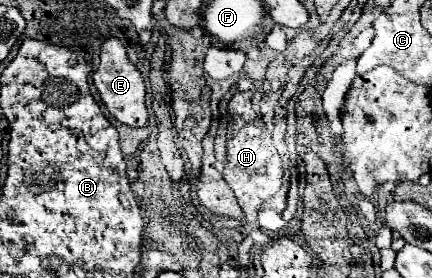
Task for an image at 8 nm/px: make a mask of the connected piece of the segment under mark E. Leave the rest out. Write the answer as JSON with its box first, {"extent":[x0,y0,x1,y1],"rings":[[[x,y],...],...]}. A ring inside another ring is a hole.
{"extent":[92,37,148,127],"rings":[[[112,37],[102,43],[100,65],[92,79],[94,79],[94,87],[100,93],[102,103],[106,105],[108,113],[116,121],[120,121],[122,125],[128,125],[128,127],[144,127],[146,125],[148,111],[146,111],[146,103],[144,103],[144,95],[146,95],[144,81],[142,81],[142,75],[138,73],[138,69],[128,61],[126,47],[124,47],[122,39]]]}

